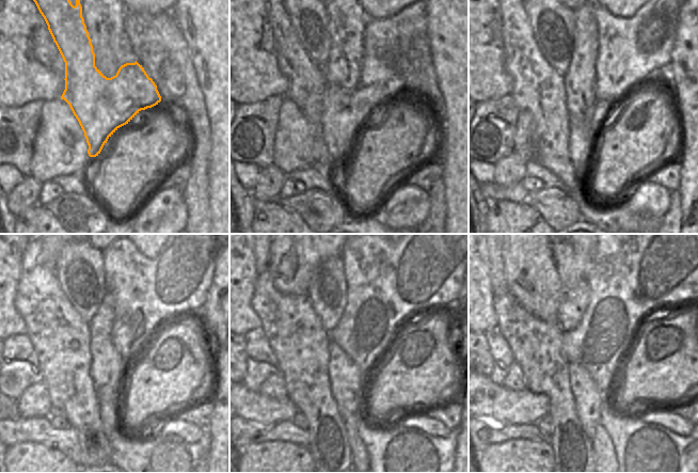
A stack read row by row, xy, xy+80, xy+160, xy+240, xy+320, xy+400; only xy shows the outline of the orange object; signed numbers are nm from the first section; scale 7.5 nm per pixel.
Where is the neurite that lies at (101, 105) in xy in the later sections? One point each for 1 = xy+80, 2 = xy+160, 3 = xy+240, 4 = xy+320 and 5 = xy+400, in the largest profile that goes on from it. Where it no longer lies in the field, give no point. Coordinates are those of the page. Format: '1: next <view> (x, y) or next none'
1: next xy+80 (345, 112)
2: next xy+160 (580, 147)
3: next xy+240 (108, 413)
4: next xy+320 (358, 450)
5: next xy+400 (602, 445)

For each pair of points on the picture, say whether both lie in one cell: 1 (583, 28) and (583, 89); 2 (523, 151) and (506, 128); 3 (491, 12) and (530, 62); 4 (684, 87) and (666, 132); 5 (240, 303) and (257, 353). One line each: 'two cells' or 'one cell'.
1: one cell
2: two cells
3: two cells
4: two cells
5: two cells

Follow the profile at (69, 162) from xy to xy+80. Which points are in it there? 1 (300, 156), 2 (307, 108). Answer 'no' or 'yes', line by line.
1: yes
2: no

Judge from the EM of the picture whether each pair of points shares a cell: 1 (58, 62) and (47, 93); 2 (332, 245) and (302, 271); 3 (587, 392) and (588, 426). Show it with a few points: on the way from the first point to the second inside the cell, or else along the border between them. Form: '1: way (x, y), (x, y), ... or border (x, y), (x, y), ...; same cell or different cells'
1: border (48, 47), (51, 68), (64, 78); different cells
2: way (324, 248), (308, 264); same cell
3: way (588, 400), (588, 418); same cell

